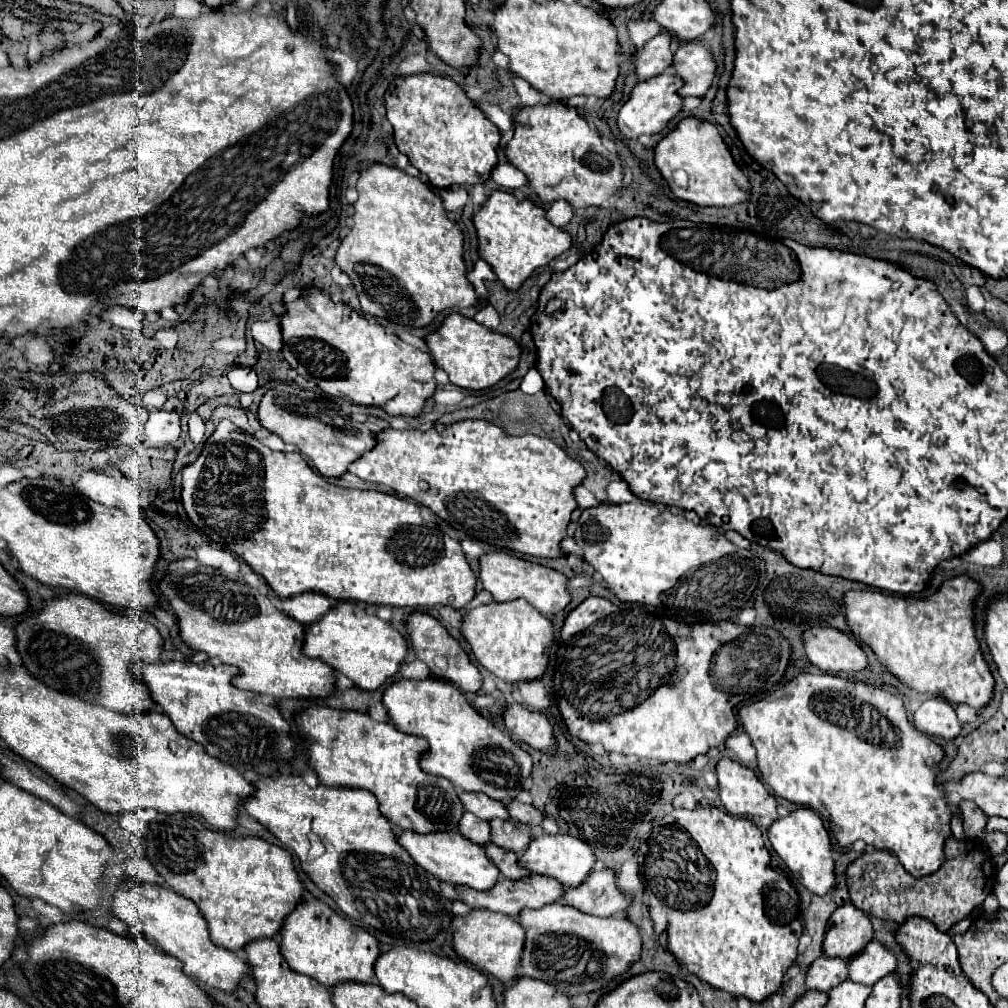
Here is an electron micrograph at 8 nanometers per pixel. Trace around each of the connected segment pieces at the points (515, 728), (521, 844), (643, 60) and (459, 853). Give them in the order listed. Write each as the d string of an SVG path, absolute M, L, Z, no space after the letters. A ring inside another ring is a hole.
M507 703L503 711L505 727L511 735L519 737L523 743L531 745L533 749L551 753L555 749L553 729L545 715L525 709L519 703Z
M491 819L489 827L491 827L491 841L507 851L521 853L533 839L531 827L511 819ZM527 829L529 829L529 841L527 841Z
M661 31L655 35L651 41L647 41L641 49L633 53L633 65L637 79L649 79L665 71L673 63L673 53L671 53L671 35Z
M401 831L395 839L425 871L433 873L439 881L447 881L453 885L467 885L477 891L485 891L493 887L493 883L499 879L499 871L487 859L483 847L475 845L473 841L465 839L459 833L445 831L445 833L433 833L433 835L417 835L415 831Z

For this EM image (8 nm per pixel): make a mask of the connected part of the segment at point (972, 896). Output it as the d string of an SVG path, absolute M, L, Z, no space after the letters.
M953 835L945 841L945 861L933 873L921 879L909 875L897 855L889 851L871 851L857 857L847 867L847 887L851 903L869 917L891 919L903 923L907 917L925 917L939 931L947 931L959 919L965 919L975 907L979 907L995 885L995 865L991 855L985 855L985 847L977 839L955 839Z

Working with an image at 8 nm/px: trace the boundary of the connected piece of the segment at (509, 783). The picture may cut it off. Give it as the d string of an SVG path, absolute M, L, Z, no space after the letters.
M399 679L385 689L383 705L397 729L427 739L429 749L419 759L425 773L449 779L457 791L481 791L505 805L521 793L521 781L531 773L529 753L481 717L449 681Z

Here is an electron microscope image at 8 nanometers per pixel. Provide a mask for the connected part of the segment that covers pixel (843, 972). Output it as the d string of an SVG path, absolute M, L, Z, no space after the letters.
M831 957L815 959L805 973L807 989L823 991L823 993L827 993L829 989L833 989L835 985L847 979L849 979L847 963L843 959L831 959Z

